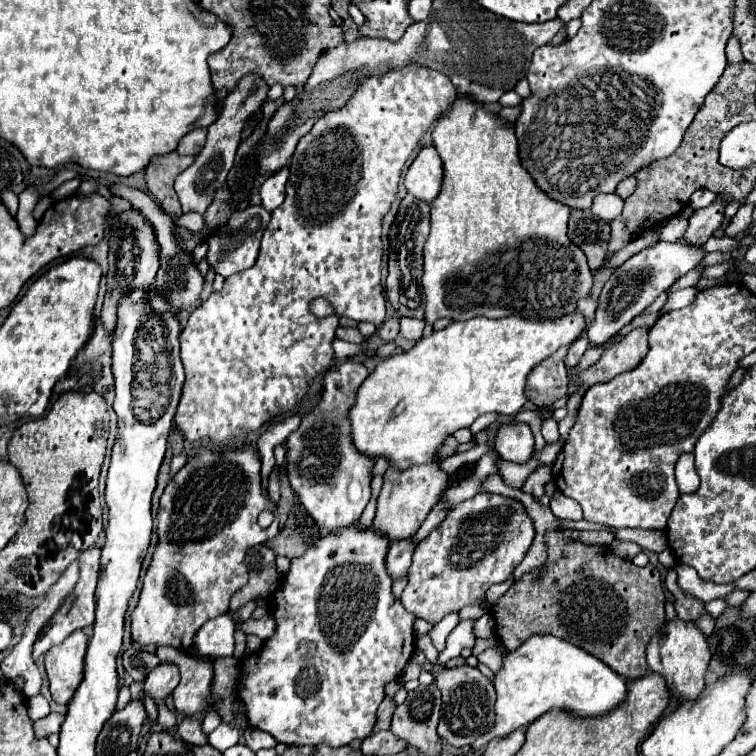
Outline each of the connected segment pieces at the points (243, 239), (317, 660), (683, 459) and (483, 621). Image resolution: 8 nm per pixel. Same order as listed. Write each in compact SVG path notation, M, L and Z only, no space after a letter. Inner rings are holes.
M250 206L242 212L234 212L228 220L228 230L212 236L208 240L210 250L208 250L206 258L210 262L210 268L216 270L218 274L222 274L224 278L228 278L230 274L236 274L240 270L254 266L258 250L260 250L260 238L264 234L268 222L270 222L270 212L264 210L264 206Z
M352 526L352 528L336 530L336 532L320 538L312 548L306 550L304 556L292 560L288 576L284 578L282 586L272 594L270 610L272 610L272 616L278 622L276 634L270 640L266 640L264 646L258 652L250 654L248 658L242 658L242 664L240 664L240 688L238 688L238 694L240 694L242 702L246 704L246 718L248 718L248 724L252 728L270 732L276 738L276 742L290 744L290 746L328 744L332 748L338 748L338 746L350 744L352 740L364 740L366 736L370 736L372 726L376 722L376 708L380 706L380 702L384 698L384 686L390 680L398 680L402 676L404 666L406 666L406 662L410 660L410 656L414 652L412 622L416 620L416 616L410 614L400 604L400 600L394 600L394 596L392 596L392 580L388 578L386 568L384 568L384 556L388 552L388 548L390 548L390 544L380 534L374 534L372 528L360 530L360 526Z
M682 454L676 462L676 482L680 488L680 494L696 492L698 488L698 474L694 470L694 454Z
M484 614L478 622L476 622L476 636L478 638L492 638L494 636L494 620L492 620L492 614Z

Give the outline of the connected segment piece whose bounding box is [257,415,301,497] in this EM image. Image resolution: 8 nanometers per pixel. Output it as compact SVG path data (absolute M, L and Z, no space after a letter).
M294 415L281 421L271 423L257 440L261 454L261 485L263 493L268 497L268 480L275 466L274 448L283 444L286 438L296 431L301 423L301 417Z

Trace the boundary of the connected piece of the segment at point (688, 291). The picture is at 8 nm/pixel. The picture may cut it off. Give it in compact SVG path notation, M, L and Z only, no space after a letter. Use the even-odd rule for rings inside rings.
M684 288L684 290L678 290L674 292L670 298L668 298L668 304L662 308L662 312L668 312L668 310L674 310L674 308L684 308L688 306L690 302L696 300L696 294L700 290L698 288Z

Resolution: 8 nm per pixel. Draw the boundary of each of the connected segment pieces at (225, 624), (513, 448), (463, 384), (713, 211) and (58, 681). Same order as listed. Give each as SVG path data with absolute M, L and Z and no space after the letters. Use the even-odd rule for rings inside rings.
M224 612L210 622L206 622L198 634L194 648L200 654L210 656L232 656L234 654L234 618L230 612Z
M504 424L494 436L494 450L508 462L524 464L534 454L534 434L528 424Z
M570 314L566 318L558 318L558 320L546 320L546 322L532 322L532 320L524 320L524 318L500 318L500 320L488 320L482 316L470 318L466 322L450 322L450 326L446 326L440 332L432 332L430 336L418 340L418 344L408 350L408 352L400 352L390 356L388 360L382 360L372 374L368 374L368 378L360 384L360 388L356 390L356 400L352 404L352 408L348 410L348 420L350 420L350 438L352 444L356 446L356 450L372 460L376 458L386 458L390 468L396 470L406 470L418 464L432 464L438 460L438 448L444 446L446 438L450 438L456 430L460 428L468 428L478 416L488 414L488 412L500 412L500 414L518 414L522 410L522 406L526 404L526 396L524 396L524 384L526 384L526 376L530 374L530 370L537 366L540 362L552 355L561 346L570 345L580 333L587 327L582 314Z
M718 196L716 202L712 202L712 206L694 212L690 218L690 226L684 234L684 240L692 242L694 246L702 246L714 234L714 230L720 228L720 224L724 222L726 204L728 204L726 198Z
M76 630L62 644L48 650L46 672L54 702L68 704L72 700L82 680L86 646L88 646L88 636L82 630Z

